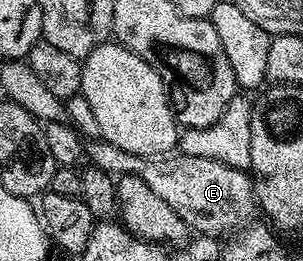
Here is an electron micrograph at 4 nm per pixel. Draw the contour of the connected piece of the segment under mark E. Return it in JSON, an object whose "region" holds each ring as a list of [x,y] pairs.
{"region":[[[103,139],[87,142],[86,157],[91,168],[100,169],[113,179],[142,179],[142,183],[146,183],[154,195],[159,195],[165,203],[174,207],[174,211],[178,211],[189,230],[196,232],[197,229],[208,237],[227,238],[243,230],[253,220],[252,212],[258,209],[253,178],[243,169],[218,163],[218,159],[202,159],[198,155],[164,155],[153,159],[122,151],[122,147],[114,147],[114,143]]]}

